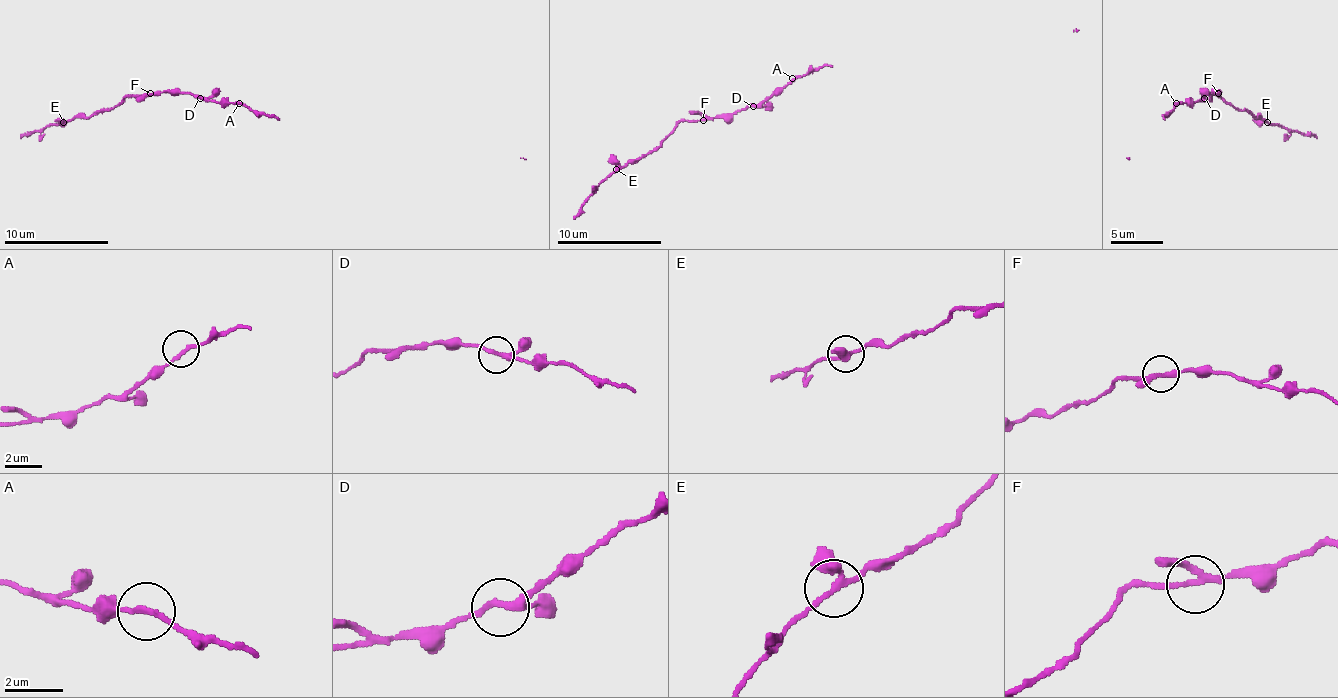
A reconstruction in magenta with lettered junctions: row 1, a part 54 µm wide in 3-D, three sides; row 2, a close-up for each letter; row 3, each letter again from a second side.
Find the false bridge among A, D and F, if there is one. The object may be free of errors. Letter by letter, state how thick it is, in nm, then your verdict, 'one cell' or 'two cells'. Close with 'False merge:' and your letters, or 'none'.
A: 180 nm | one cell
D: 200 nm | one cell
F: 200 nm | one cell
False merge: none

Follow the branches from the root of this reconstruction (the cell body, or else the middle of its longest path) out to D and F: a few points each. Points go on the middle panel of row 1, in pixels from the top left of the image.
D: (792, 80), (753, 106)
F: (792, 80), (758, 104), (747, 104), (732, 114), (703, 120)

